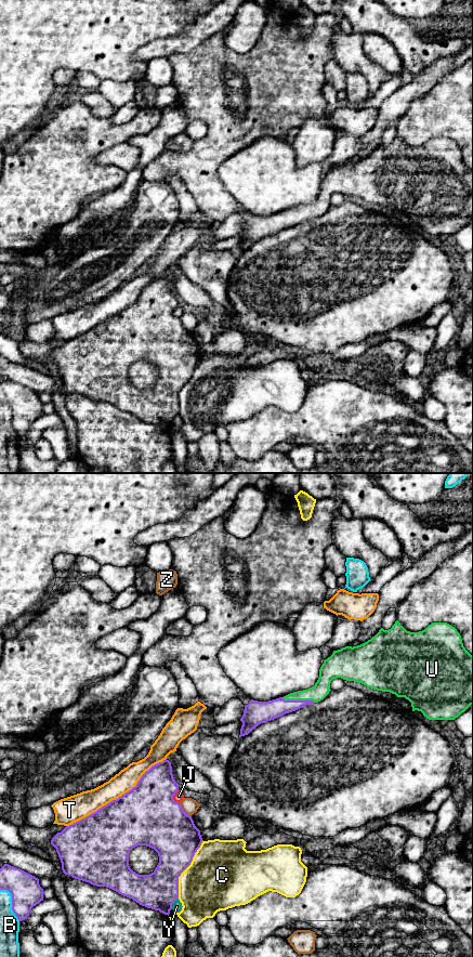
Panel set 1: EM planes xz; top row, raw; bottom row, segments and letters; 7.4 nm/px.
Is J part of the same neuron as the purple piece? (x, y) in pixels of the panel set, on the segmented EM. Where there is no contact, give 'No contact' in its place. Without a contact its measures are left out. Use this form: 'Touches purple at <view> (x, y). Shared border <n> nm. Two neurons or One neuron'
Touches purple at xz (172, 797). Shared border 110 nm. Two neurons

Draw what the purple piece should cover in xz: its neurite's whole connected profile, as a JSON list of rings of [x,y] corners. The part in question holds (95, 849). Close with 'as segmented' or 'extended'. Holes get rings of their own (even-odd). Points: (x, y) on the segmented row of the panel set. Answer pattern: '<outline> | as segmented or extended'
[[[166,759],[146,771],[131,790],[89,816],[66,826],[51,840],[61,860],[63,873],[96,887],[109,888],[142,906],[169,916],[172,904],[179,900],[179,877],[190,865],[203,841],[192,816],[173,800],[176,791],[179,791],[179,784],[173,777],[171,762]],[[137,845],[149,847],[158,853],[159,863],[149,875],[139,875],[129,866],[130,851]]] | as segmented

